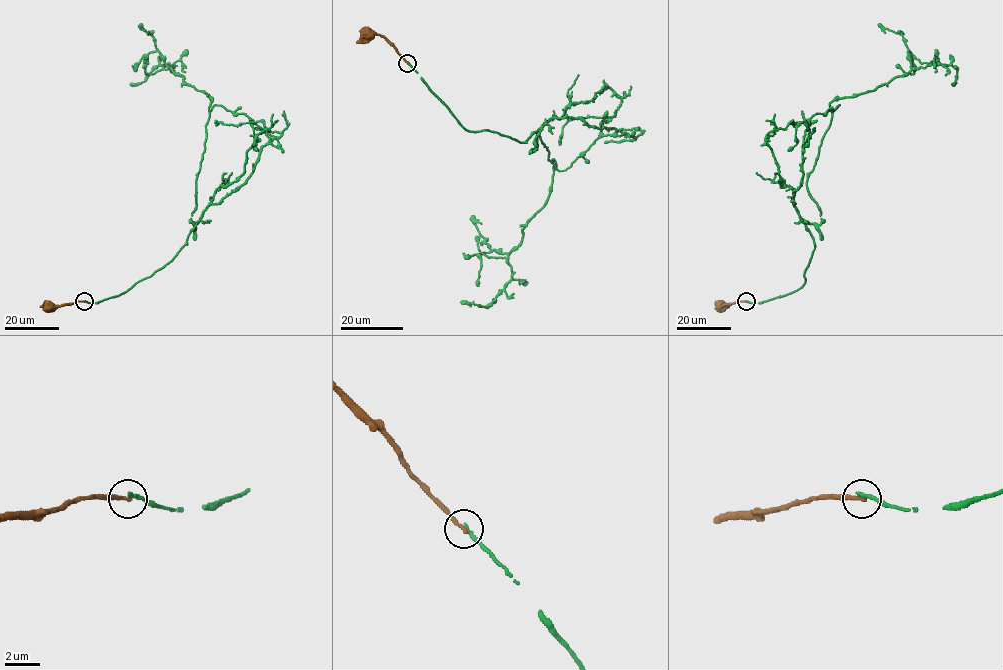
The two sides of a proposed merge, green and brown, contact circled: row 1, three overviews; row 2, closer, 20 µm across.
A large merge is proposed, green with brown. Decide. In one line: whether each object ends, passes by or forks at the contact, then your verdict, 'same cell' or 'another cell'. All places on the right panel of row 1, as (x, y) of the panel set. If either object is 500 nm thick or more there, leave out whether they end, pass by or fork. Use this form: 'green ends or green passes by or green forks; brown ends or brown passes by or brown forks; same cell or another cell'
green ends; brown ends; another cell

